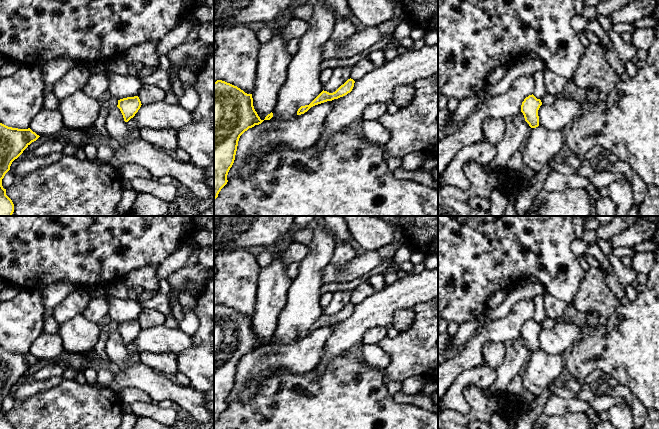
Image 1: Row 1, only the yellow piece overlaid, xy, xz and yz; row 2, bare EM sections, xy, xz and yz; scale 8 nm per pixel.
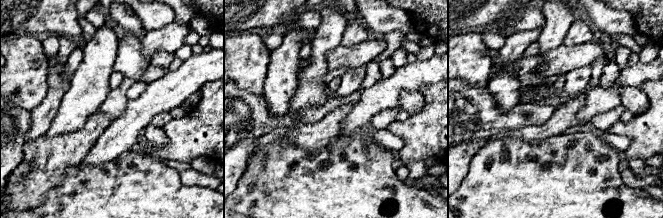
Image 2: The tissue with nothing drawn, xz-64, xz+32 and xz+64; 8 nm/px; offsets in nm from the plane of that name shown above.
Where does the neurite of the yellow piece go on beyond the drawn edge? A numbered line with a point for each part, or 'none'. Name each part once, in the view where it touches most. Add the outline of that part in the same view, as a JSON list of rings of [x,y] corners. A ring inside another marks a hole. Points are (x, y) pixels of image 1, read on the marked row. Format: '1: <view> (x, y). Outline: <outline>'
none

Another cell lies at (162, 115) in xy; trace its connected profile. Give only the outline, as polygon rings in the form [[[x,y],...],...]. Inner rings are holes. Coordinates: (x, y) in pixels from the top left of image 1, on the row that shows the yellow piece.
[[[165,101],[152,104],[142,104],[133,119],[140,130],[174,129],[179,132],[188,124],[194,122],[193,113],[180,104],[169,104]]]

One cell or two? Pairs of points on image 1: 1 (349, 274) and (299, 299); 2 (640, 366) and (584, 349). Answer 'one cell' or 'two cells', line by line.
1: two cells
2: one cell

